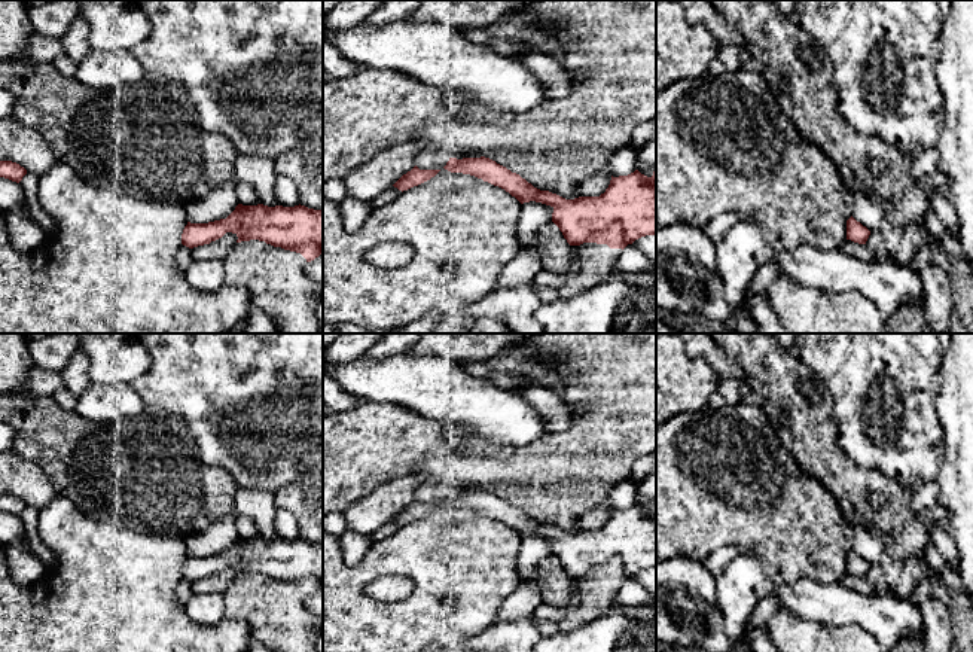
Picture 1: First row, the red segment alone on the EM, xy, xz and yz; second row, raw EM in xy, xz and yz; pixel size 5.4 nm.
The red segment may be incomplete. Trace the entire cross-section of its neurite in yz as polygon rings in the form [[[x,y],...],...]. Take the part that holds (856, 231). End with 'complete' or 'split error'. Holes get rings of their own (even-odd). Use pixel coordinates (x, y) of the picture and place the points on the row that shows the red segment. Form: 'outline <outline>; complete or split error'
outline [[[852,216],[847,220],[847,240],[858,244],[866,244],[870,231],[857,222]]]; complete

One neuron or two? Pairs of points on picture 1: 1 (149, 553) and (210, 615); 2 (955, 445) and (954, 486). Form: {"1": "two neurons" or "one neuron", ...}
{"1": "two neurons", "2": "one neuron"}

